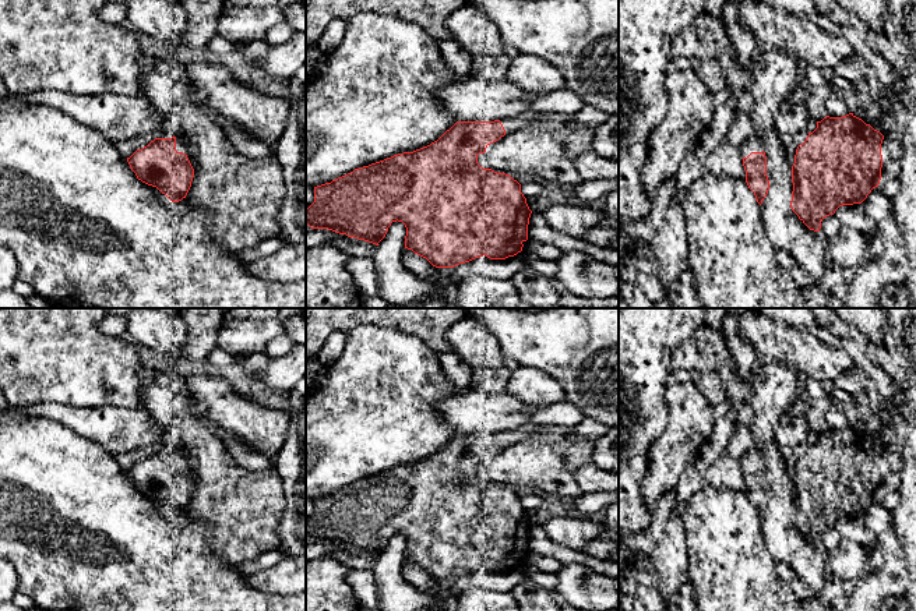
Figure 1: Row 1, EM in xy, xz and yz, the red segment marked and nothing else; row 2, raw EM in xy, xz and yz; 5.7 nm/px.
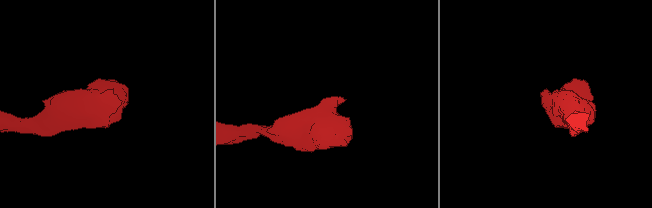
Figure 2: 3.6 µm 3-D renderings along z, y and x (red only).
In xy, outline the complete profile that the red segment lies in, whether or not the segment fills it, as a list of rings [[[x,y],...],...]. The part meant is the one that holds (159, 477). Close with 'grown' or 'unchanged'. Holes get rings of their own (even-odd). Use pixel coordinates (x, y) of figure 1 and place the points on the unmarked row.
[[[155,451],[137,462],[127,474],[137,491],[156,499],[172,515],[186,511],[194,490],[187,451]]]; grown

